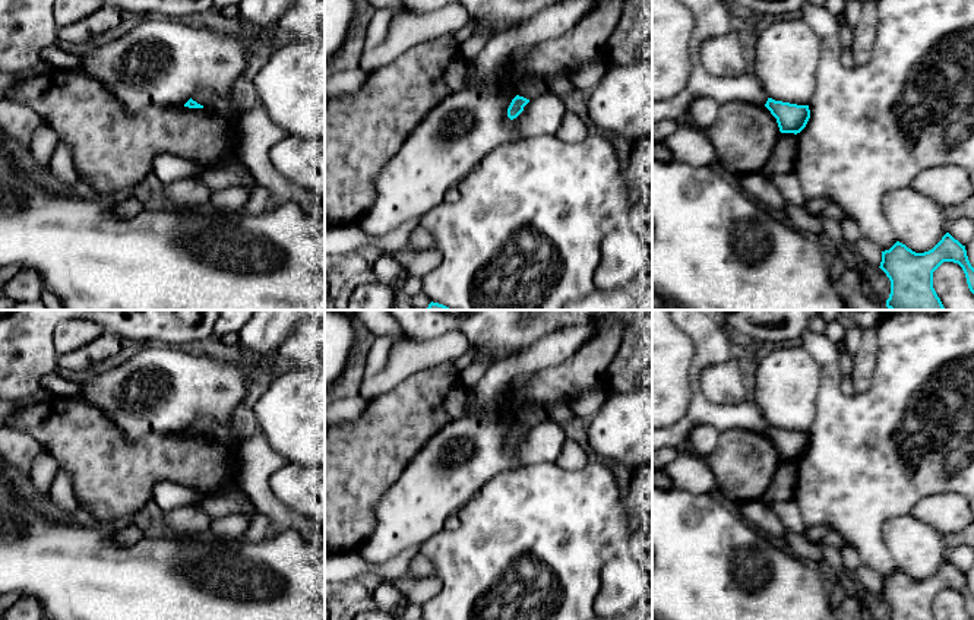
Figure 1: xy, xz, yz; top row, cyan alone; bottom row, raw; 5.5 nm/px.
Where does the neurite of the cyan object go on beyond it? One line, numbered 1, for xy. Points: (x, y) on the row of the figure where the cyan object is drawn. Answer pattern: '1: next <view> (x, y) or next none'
1: next none

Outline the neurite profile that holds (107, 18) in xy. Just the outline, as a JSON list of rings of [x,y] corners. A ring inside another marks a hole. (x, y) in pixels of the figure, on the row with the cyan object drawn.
[[[105,4],[86,19],[58,29],[58,38],[69,42],[86,42],[99,34],[114,29],[124,15]]]

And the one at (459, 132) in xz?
[[[563,0],[543,9],[531,20],[490,37],[486,47],[469,61],[471,85],[431,108],[405,139],[399,152],[380,170],[374,183],[374,200],[358,225],[369,235],[386,235],[443,203],[448,190],[458,187],[494,149],[529,137],[556,135],[567,110],[551,92],[529,99],[516,118],[507,117],[507,108],[518,94],[507,82],[505,69],[515,50],[572,29],[589,12],[592,1]]]

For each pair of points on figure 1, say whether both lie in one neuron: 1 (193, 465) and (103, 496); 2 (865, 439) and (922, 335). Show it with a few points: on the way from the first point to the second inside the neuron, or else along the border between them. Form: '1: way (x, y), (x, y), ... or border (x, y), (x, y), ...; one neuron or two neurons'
1: way (171, 465), (138, 465), (125, 474); one neuron
2: way (891, 413), (922, 382), (922, 361); one neuron

